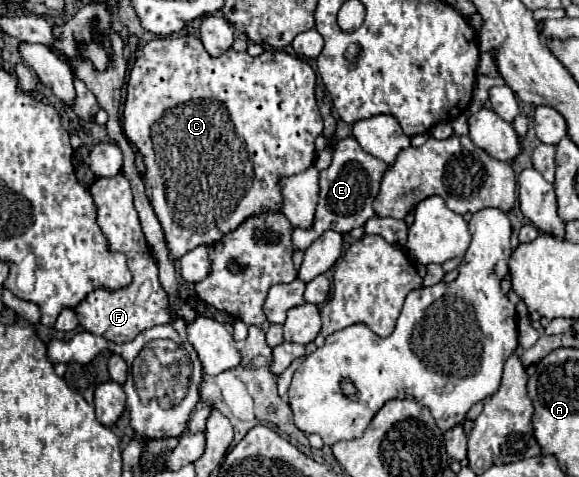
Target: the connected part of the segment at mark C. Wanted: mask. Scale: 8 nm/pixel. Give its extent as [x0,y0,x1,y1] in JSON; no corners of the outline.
[122,36,322,260]

